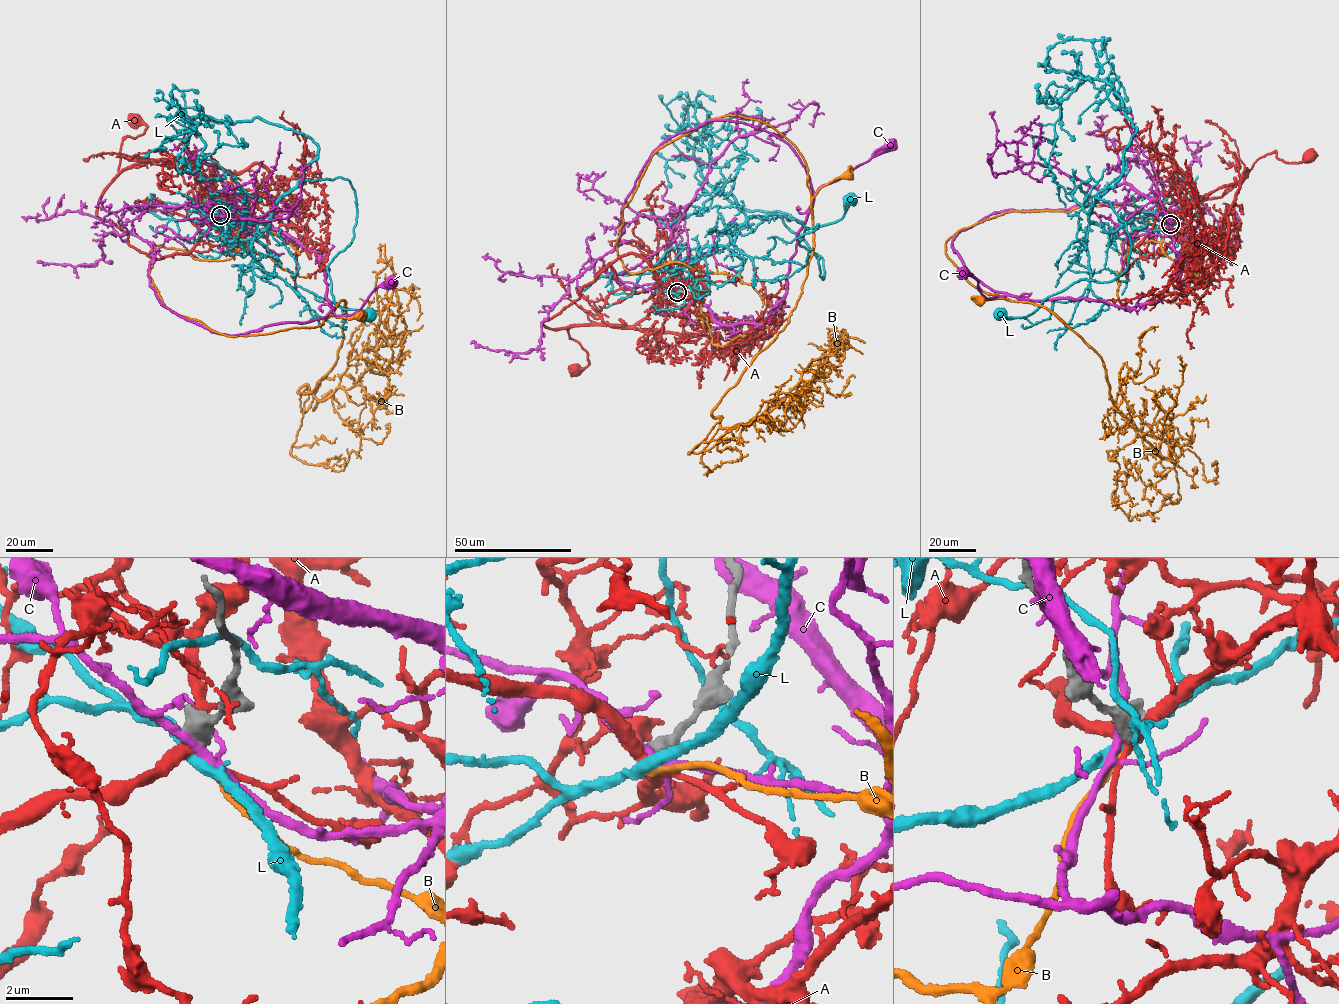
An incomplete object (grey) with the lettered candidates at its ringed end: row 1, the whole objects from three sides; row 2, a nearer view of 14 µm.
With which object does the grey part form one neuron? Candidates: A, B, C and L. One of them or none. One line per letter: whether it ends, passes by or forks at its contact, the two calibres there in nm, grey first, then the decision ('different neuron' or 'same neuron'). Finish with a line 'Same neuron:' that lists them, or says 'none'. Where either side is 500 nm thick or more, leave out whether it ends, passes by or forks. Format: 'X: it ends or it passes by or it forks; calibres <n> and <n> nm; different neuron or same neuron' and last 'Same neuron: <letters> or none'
A: calibres 700 and 280 nm; different neuron
B: calibres 650 and 200 nm; same neuron
C: calibres 700 and 240 nm; different neuron
L: calibres 600 and 360 nm; different neuron
Same neuron: B

